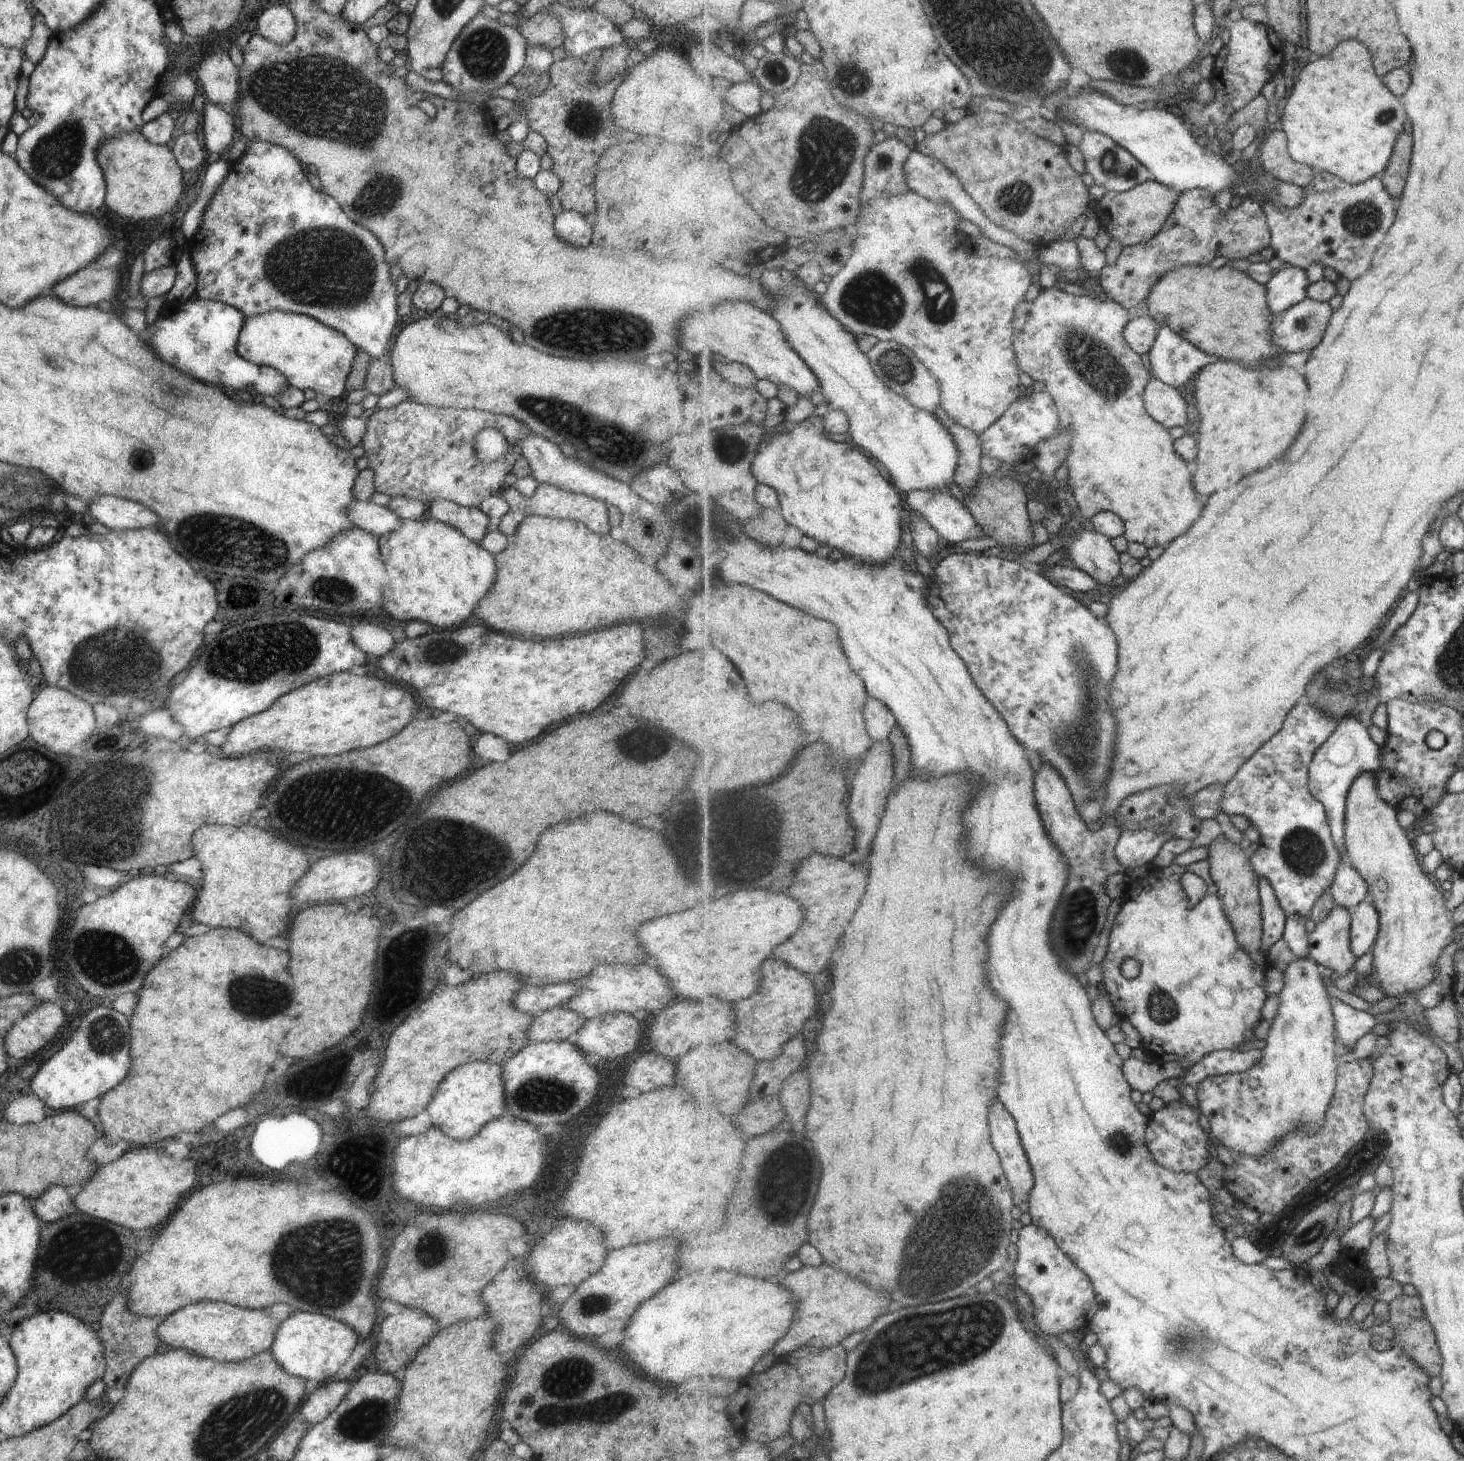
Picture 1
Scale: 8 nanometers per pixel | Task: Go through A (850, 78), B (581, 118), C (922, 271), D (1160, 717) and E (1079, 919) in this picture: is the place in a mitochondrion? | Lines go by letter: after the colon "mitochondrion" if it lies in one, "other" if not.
A: mitochondrion
B: mitochondrion
C: mitochondrion
D: other
E: mitochondrion

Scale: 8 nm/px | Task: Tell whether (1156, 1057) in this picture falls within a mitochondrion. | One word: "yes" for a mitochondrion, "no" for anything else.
no

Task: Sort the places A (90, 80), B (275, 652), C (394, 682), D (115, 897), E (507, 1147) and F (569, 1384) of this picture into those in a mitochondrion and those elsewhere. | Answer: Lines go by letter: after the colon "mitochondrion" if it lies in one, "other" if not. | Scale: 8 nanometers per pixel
A: other
B: mitochondrion
C: other
D: other
E: other
F: mitochondrion

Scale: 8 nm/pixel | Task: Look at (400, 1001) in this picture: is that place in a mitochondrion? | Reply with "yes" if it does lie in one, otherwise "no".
no

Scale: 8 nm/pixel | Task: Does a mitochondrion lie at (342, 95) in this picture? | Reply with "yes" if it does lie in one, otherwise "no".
yes

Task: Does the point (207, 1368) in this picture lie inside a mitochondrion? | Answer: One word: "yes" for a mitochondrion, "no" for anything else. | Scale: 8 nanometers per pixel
no

